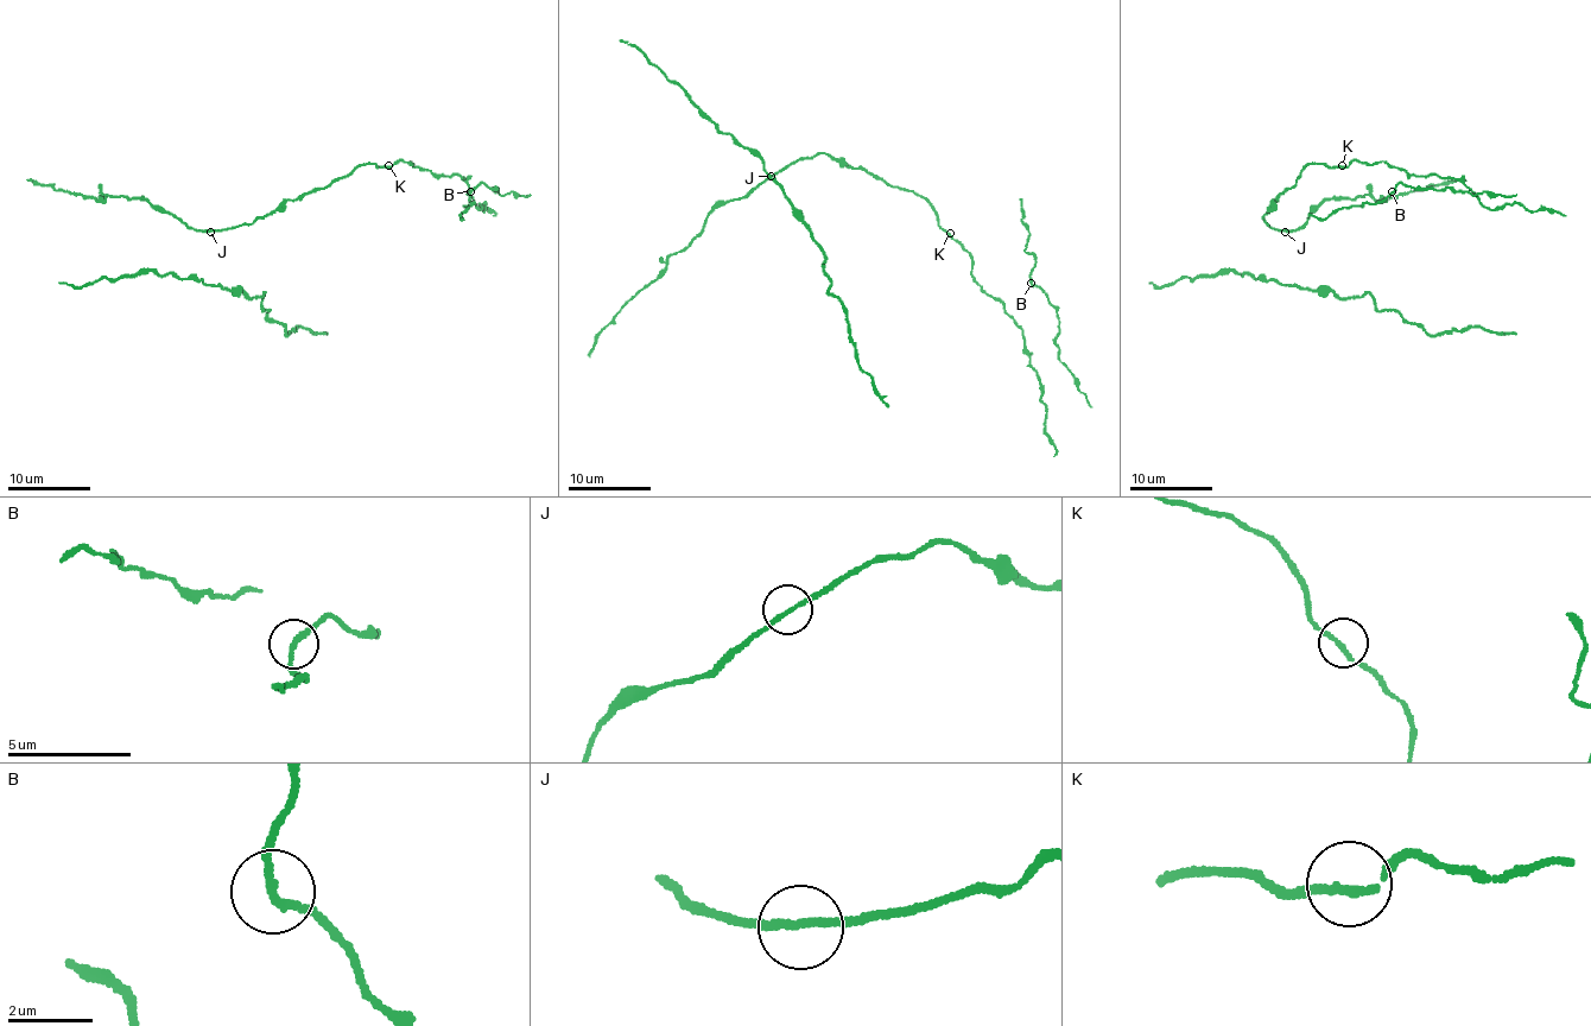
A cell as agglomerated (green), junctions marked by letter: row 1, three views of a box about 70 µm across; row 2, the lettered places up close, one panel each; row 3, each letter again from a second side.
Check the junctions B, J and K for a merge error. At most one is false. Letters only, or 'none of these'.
none of these

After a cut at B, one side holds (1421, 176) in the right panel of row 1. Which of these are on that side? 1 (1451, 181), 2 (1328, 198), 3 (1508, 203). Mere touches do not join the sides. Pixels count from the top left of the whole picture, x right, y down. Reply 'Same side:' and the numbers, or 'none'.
Same side: 1, 2, 3

